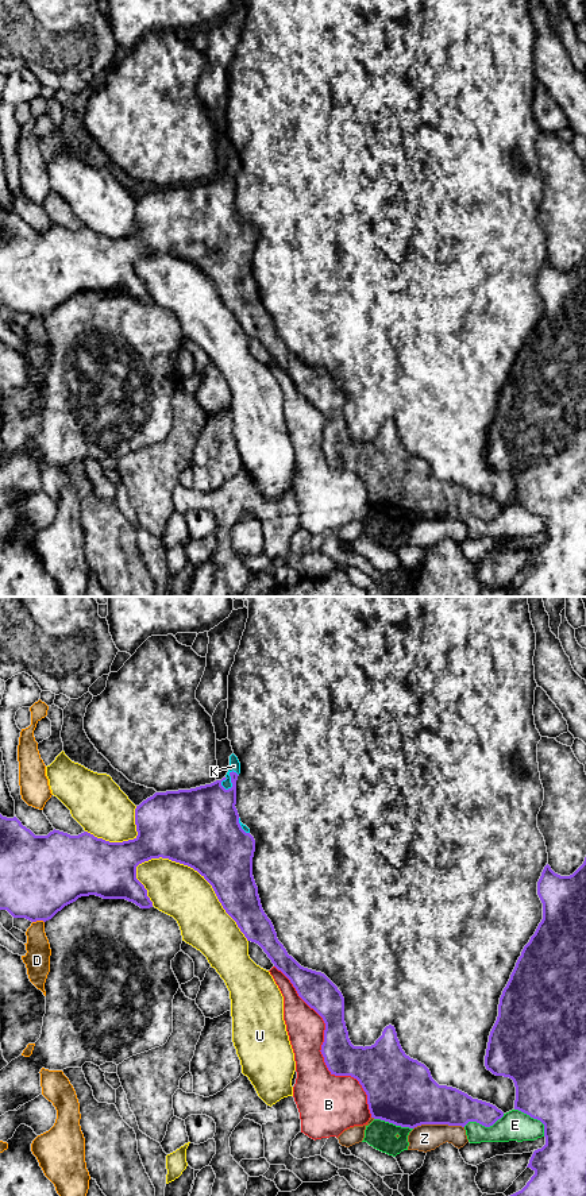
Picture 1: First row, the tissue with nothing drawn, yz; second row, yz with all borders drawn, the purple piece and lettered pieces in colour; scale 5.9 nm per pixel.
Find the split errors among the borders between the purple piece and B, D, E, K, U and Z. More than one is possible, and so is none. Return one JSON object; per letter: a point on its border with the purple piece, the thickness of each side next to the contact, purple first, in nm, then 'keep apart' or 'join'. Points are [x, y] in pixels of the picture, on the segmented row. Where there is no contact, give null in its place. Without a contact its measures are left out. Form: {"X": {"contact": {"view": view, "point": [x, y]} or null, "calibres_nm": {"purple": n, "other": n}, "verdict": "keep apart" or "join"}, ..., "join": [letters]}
{"B": {"contact": {"view": "yz", "point": [320, 1050]}, "calibres_nm": {"purple": 200, "other": 280}, "verdict": "keep apart"}, "D": {"contact": {"view": "yz", "point": [38, 919]}, "calibres_nm": {"purple": 460, "other": 150}, "verdict": "keep apart"}, "E": {"contact": {"view": "yz", "point": [484, 1125]}, "calibres_nm": {"purple": 220, "other": 180}, "verdict": "keep apart"}, "K": {"contact": {"view": "yz", "point": [231, 782]}, "calibres_nm": {"purple": 360, "other": 70}, "verdict": "join"}, "U": {"contact": {"view": "yz", "point": [201, 875]}, "calibres_nm": {"purple": 440, "other": 320}, "verdict": "keep apart"}, "Z": {"contact": {"view": "yz", "point": [438, 1123]}, "calibres_nm": {"purple": 360, "other": 160}, "verdict": "keep apart"}, "join": ["K"]}

